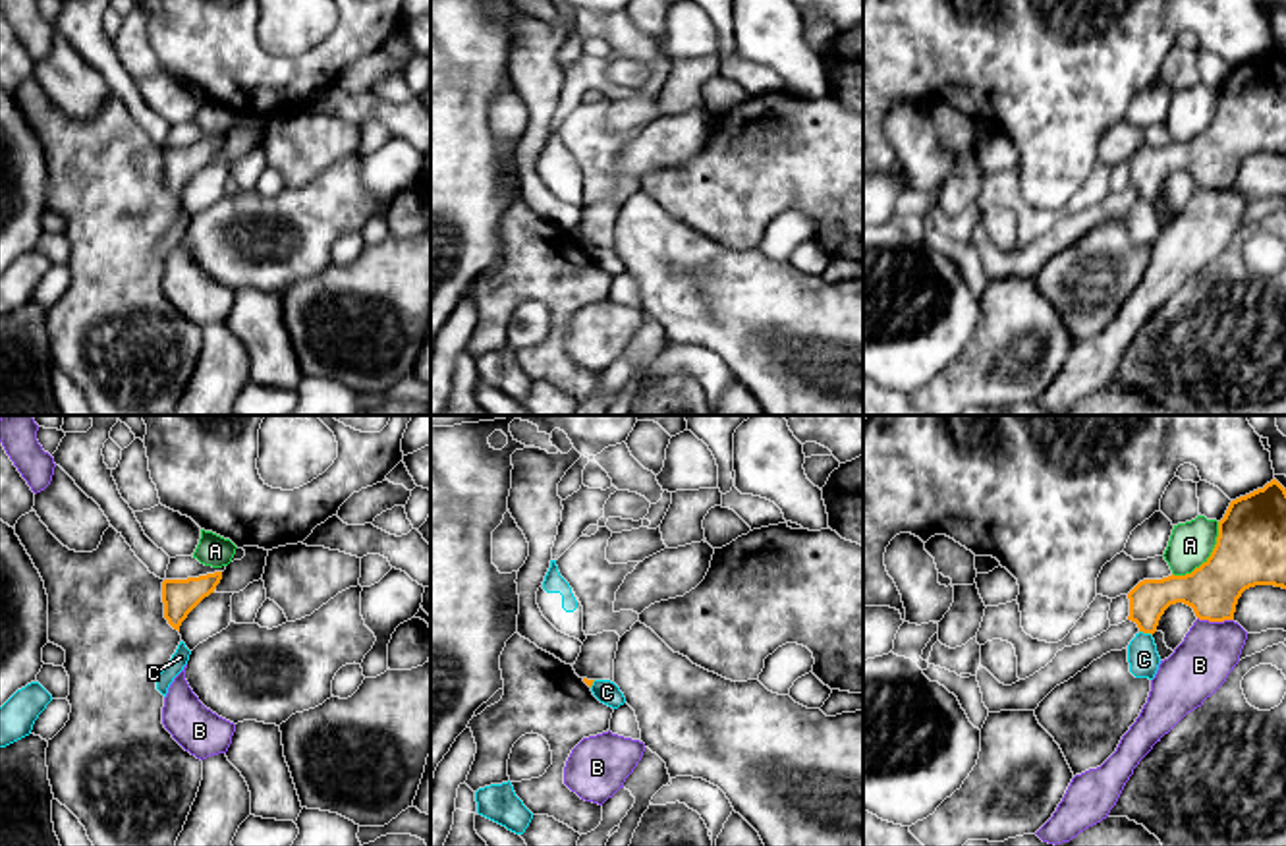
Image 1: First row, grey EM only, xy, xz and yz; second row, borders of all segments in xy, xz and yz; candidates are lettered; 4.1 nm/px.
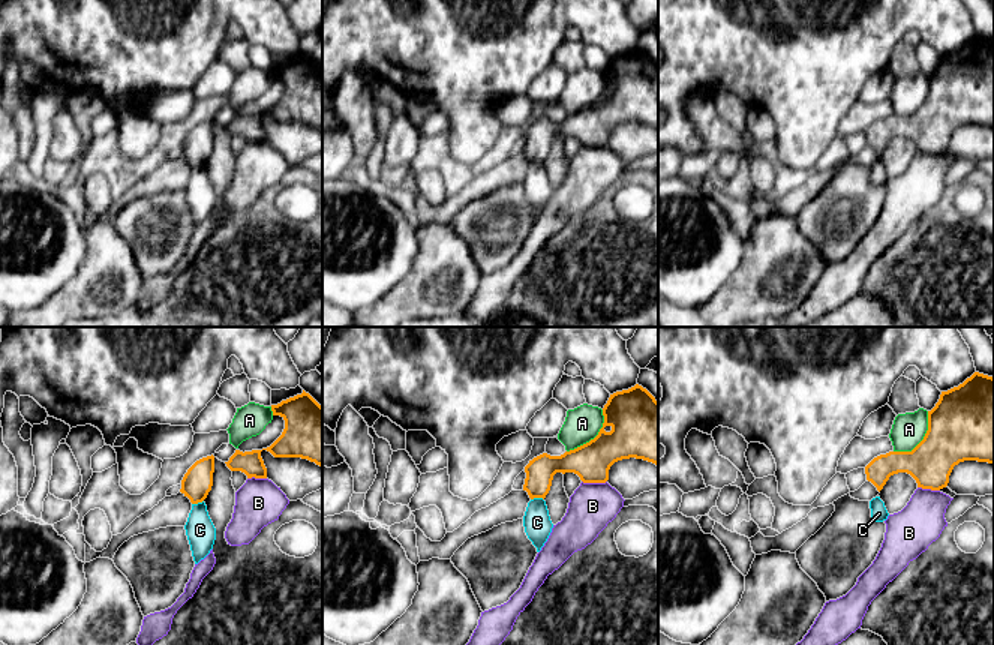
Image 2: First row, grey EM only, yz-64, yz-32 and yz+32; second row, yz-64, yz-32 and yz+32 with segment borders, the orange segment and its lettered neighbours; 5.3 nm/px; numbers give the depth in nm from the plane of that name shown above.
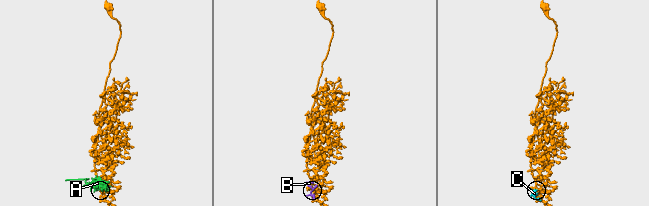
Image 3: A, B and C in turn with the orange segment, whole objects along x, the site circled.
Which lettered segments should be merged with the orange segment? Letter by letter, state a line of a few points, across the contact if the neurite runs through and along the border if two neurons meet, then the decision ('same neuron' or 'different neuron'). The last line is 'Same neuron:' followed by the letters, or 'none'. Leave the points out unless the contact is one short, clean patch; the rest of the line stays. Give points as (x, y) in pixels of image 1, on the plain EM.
A: different neuron
B: yz (1198, 184), (1232, 188) | different neuron
C: yz (1140, 197), (1151, 203) | different neuron
Same neuron: none

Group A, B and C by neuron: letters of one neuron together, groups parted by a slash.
A / B / C

